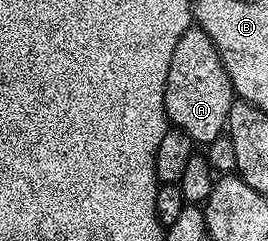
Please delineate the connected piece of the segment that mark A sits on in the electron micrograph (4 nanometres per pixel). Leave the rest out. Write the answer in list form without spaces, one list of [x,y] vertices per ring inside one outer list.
[[[197,26],[184,30],[184,34],[180,34],[180,42],[176,42],[176,51],[172,53],[168,82],[164,86],[167,121],[188,134],[195,145],[205,146],[227,131],[230,108],[235,99],[228,70],[224,70],[222,56],[212,38],[208,38],[208,34],[204,34],[204,30]]]

